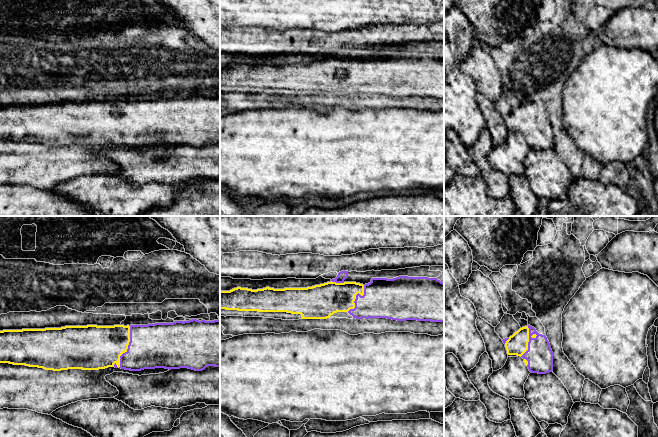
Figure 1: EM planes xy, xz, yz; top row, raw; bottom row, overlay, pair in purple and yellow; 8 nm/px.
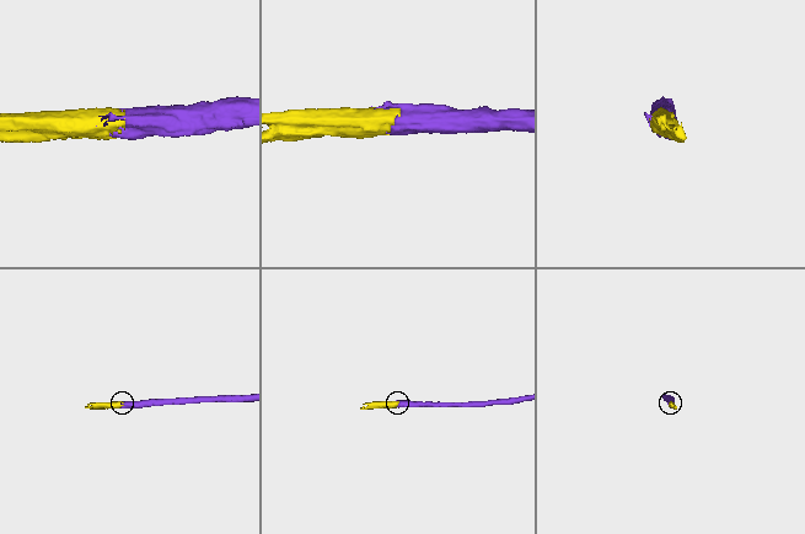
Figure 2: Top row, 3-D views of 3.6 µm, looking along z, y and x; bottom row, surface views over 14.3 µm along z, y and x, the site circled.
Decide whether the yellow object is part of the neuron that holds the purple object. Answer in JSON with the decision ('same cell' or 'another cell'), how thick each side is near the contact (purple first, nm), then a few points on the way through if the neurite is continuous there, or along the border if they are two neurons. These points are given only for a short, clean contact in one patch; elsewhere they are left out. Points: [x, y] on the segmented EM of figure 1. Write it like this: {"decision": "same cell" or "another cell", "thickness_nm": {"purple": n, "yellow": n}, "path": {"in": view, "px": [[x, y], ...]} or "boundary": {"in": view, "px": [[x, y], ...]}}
{"decision": "same cell", "thickness_nm": {"purple": 360, "yellow": 360}}

